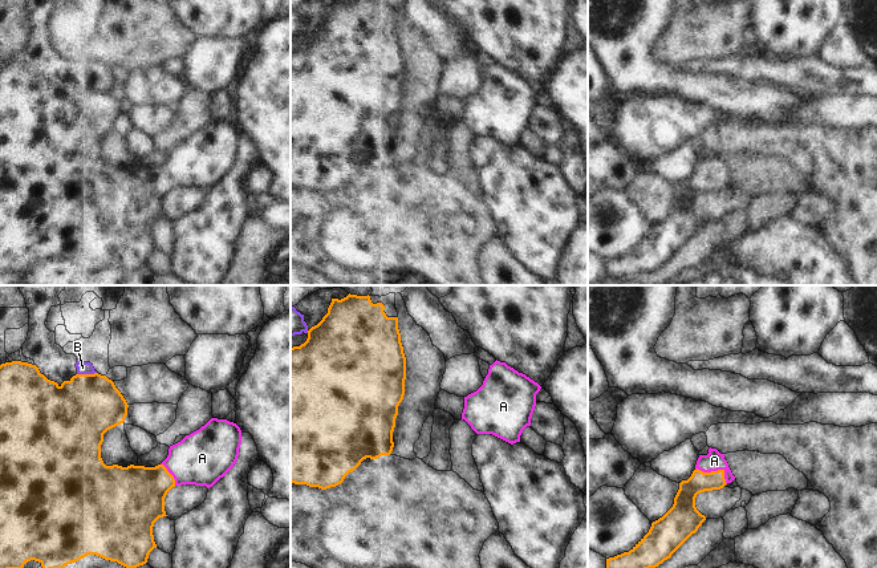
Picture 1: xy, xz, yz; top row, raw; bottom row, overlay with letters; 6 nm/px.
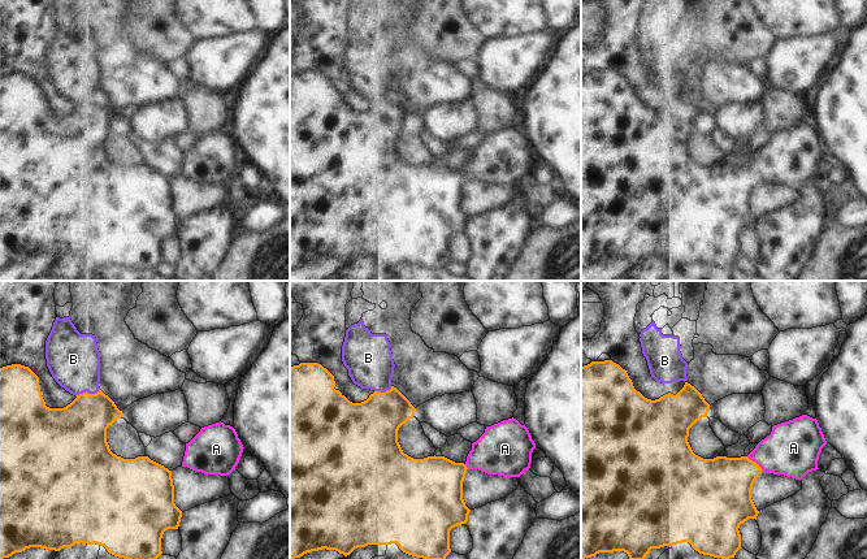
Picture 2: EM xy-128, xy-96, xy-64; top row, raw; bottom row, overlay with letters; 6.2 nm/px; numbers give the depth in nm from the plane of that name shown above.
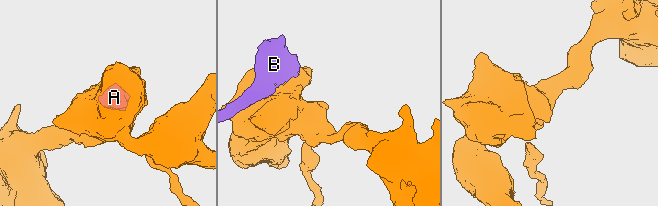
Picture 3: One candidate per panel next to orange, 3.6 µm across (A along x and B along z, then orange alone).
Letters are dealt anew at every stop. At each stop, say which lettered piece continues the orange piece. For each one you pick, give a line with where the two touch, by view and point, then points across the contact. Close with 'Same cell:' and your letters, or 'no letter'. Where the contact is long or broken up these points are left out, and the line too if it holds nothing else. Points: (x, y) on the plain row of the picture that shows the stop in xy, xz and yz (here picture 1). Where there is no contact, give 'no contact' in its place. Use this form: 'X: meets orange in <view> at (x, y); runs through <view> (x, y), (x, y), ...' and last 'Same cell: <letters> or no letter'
A: meets orange in yz at (715, 174)
Same cell: A

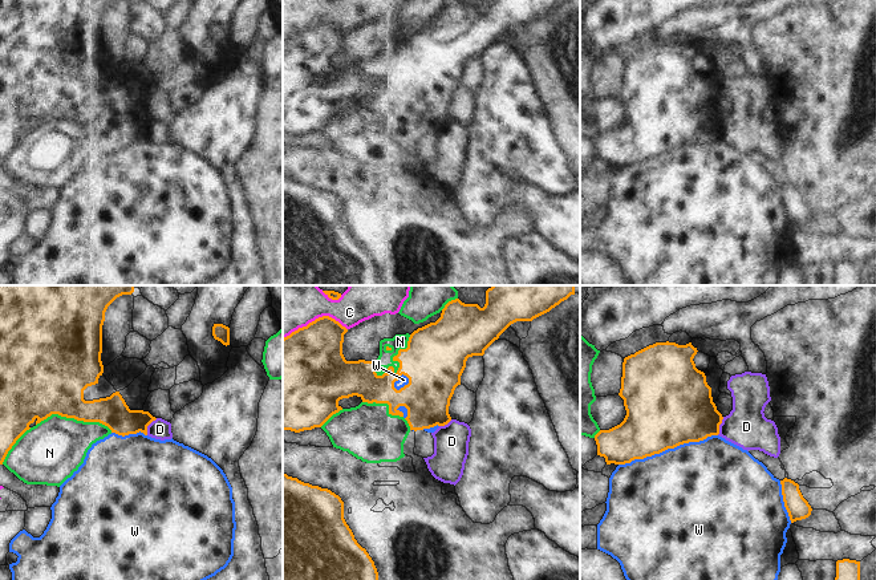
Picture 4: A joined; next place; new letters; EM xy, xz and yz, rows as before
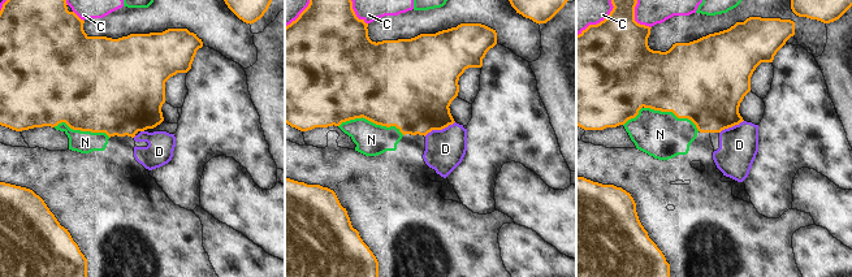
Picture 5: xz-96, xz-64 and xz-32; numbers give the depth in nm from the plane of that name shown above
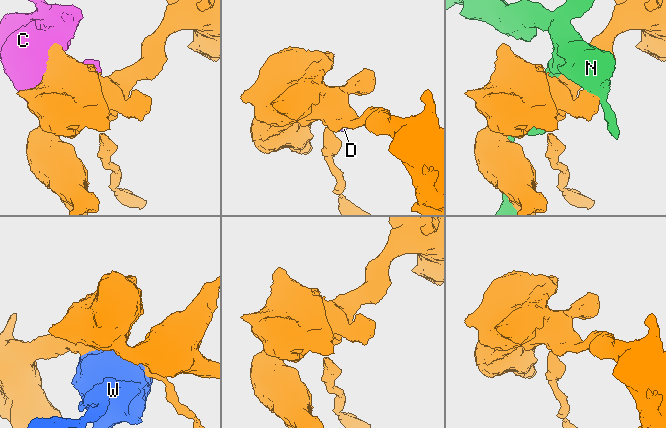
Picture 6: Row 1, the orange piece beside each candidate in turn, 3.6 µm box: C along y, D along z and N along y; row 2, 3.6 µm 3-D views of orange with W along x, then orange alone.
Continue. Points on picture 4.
Same cell: no letter

